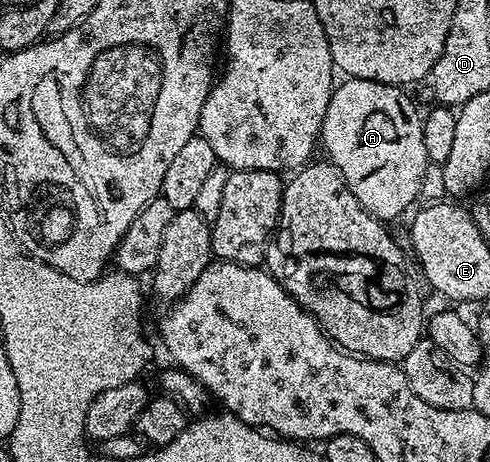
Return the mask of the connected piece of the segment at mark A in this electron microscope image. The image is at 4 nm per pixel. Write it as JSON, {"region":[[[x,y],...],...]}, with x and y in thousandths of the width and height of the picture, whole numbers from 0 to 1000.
{"region":[[[706,169],[673,201],[669,238],[661,247],[655,318],[665,318],[671,353],[684,355],[706,387],[708,403],[727,420],[735,446],[761,468],[790,472],[839,457],[837,439],[859,426],[859,398],[873,353],[861,288],[863,245],[835,197],[808,182],[786,182],[765,173]]]}

